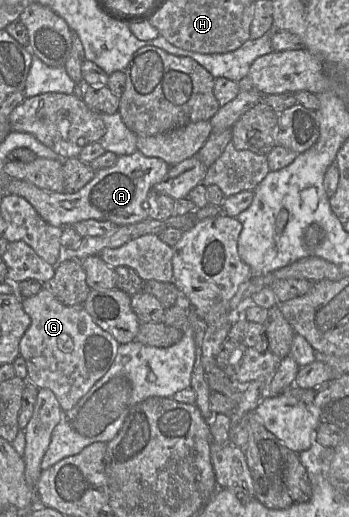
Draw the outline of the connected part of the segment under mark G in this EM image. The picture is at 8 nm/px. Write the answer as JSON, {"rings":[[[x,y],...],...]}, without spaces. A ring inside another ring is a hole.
{"rings":[[[45,286],[36,295],[23,298],[22,307],[31,319],[30,326],[19,342],[19,355],[26,362],[27,379],[39,389],[50,389],[61,409],[68,411],[107,373],[114,362],[120,343],[93,321],[83,305],[66,306]]]}

